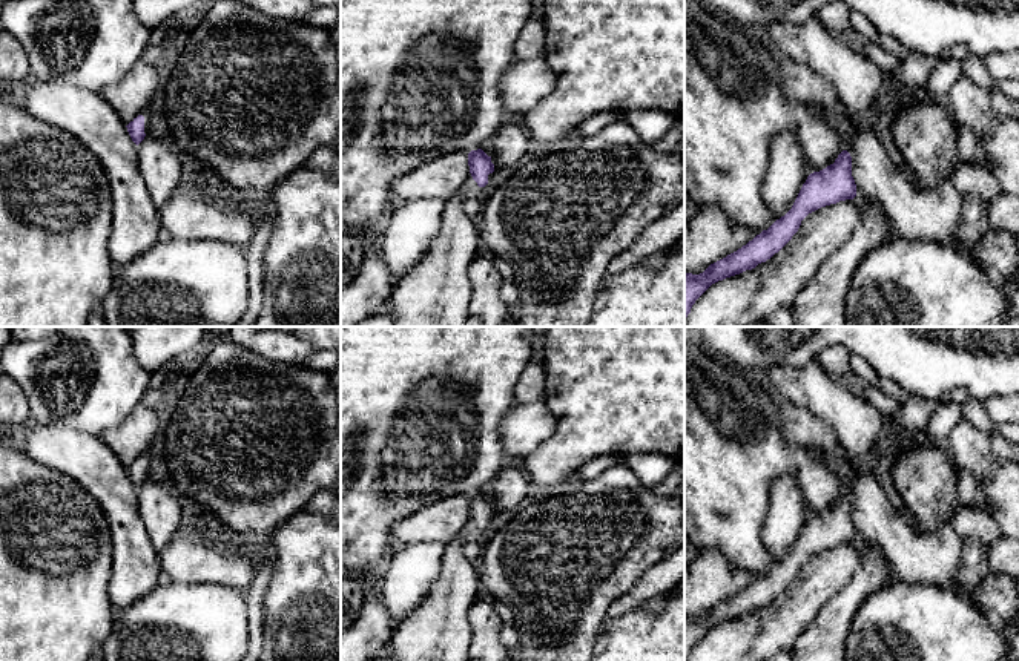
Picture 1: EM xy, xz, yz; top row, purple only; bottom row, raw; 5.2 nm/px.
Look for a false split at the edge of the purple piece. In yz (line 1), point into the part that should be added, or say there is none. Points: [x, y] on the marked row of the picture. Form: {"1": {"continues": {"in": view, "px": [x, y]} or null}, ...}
{"1": {"continues": null}}

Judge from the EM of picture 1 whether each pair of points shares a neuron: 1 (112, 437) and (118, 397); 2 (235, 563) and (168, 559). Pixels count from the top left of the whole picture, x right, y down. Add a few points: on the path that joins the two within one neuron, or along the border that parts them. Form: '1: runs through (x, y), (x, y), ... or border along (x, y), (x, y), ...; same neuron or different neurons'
1: border along (138, 402), (118, 425), (108, 428), (100, 436); different neurons
2: runs through (218, 563), (184, 559); same neuron

